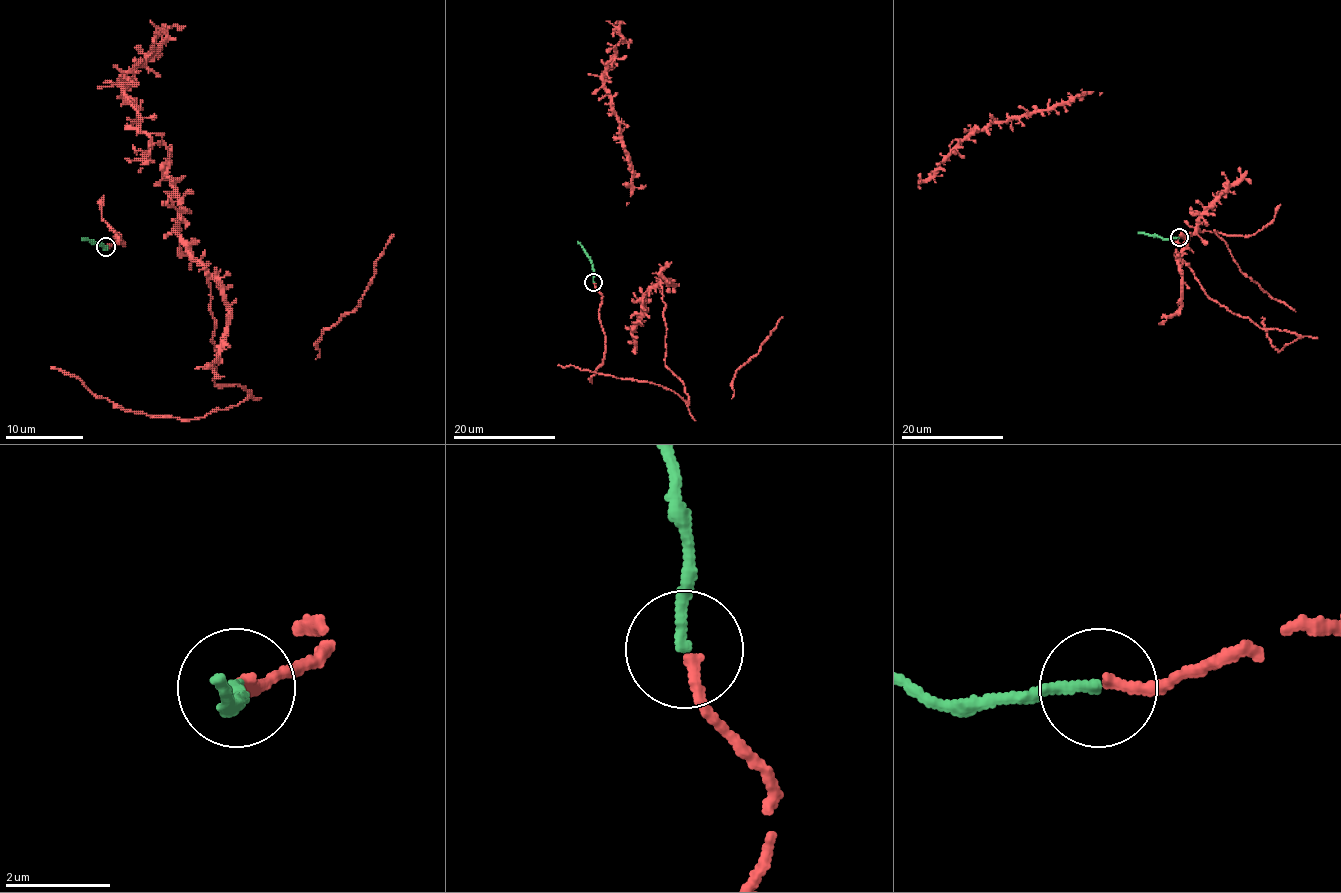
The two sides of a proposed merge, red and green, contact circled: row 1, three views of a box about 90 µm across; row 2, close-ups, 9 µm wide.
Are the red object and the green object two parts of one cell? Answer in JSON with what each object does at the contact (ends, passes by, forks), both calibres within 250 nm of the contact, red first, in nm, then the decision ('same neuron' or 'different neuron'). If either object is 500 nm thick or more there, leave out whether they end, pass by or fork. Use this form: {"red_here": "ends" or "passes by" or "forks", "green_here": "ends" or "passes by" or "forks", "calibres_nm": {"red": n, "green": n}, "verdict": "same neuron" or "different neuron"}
{"red_here": "ends", "green_here": "ends", "calibres_nm": {"red": 200, "green": 200}, "verdict": "same neuron"}

